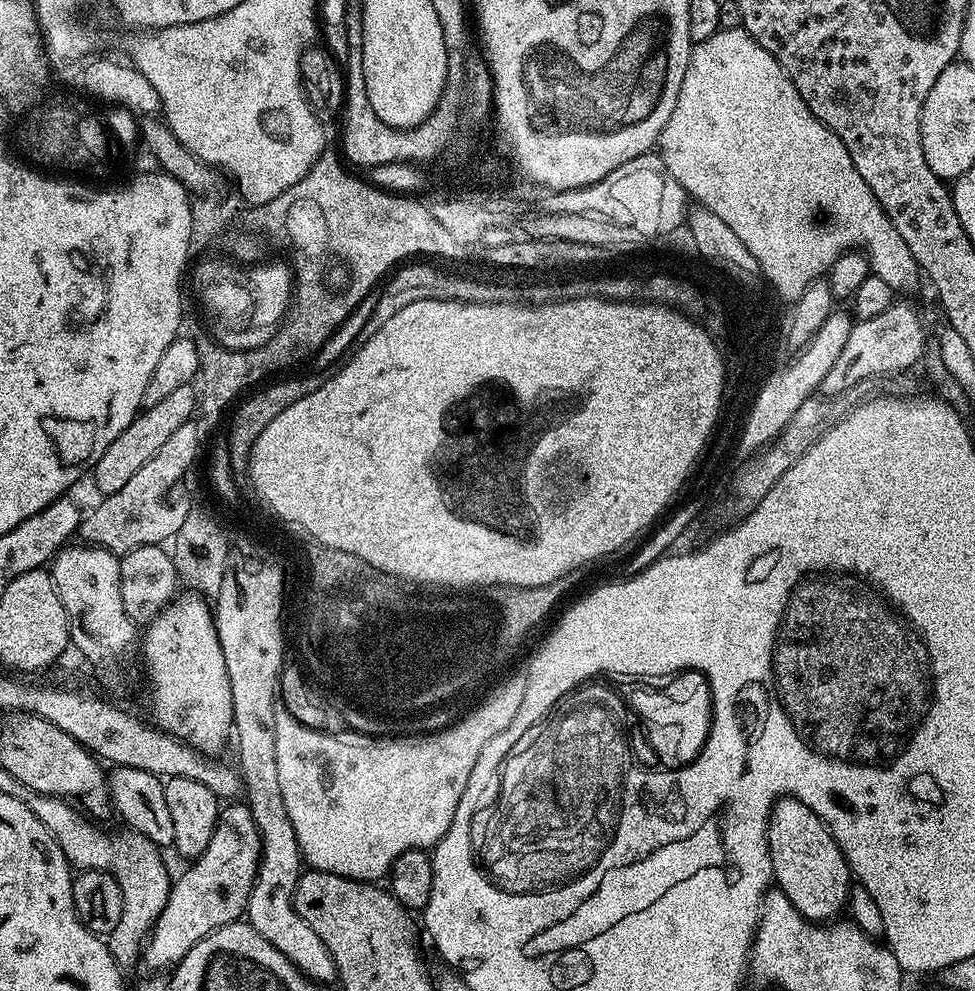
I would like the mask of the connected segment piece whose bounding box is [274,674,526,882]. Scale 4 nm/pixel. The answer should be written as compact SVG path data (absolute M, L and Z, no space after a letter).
M523 674L512 676L509 680L502 681L469 716L464 716L457 724L452 724L449 728L442 729L441 732L432 732L429 736L365 735L349 730L308 728L306 725L300 724L298 718L294 718L290 714L290 710L278 698L274 702L274 746L278 749L278 786L282 786L282 802L286 806L286 814L290 814L290 822L294 826L294 834L298 838L303 863L309 869L318 872L333 872L351 880L380 882L391 872L398 854L406 854L406 850L415 848L425 850L435 848L437 842L442 838L442 834L446 834L446 830L450 830L450 822L454 822L454 810L458 810L458 802L464 796L466 782L470 779L470 770L474 770L474 766L480 763L480 755L482 750L488 746L490 738L494 738L494 734L502 734L502 730L506 730L506 726L510 726L514 714L518 714L518 706L522 706L524 695L526 695L526 678Z

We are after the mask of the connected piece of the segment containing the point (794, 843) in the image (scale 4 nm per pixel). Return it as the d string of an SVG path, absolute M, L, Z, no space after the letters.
M781 796L772 805L772 815L768 818L768 857L772 860L772 874L775 887L808 920L817 922L832 922L837 919L839 912L843 913L848 906L848 896L852 893L854 877L852 869L846 862L838 842L830 834L823 822L802 802L798 802L792 796Z

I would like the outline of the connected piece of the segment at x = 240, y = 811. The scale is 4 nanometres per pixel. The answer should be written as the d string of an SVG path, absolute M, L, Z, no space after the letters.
M232 802L221 807L220 817L216 820L214 834L210 834L210 842L206 850L202 850L202 854L195 857L189 864L192 865L180 877L178 875L175 877L166 906L156 920L142 949L143 959L148 959L156 968L171 969L180 963L181 958L199 940L206 938L222 926L237 923L247 913L250 890L254 886L254 878L260 865L260 831L247 803Z

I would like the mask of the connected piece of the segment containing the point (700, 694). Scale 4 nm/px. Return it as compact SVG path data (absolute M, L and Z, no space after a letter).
M687 668L679 672L670 670L667 676L649 676L647 678L636 678L631 681L632 689L626 692L626 704L640 715L643 731L648 733L648 741L654 746L658 754L661 765L665 769L683 768L685 764L691 764L702 754L702 750L707 745L710 732L715 729L716 719L712 717L715 707L715 697L710 681L702 674L702 670Z

